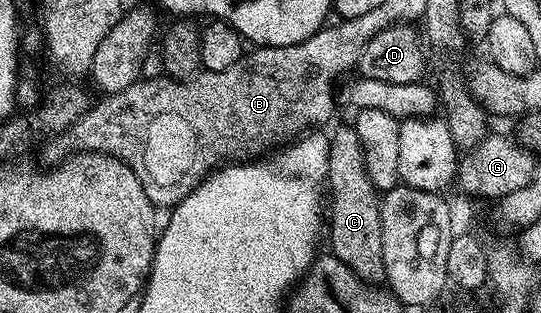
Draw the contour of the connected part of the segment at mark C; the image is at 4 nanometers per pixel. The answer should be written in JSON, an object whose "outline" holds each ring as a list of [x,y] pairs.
{"outline":[[[353,124],[338,125],[329,136],[326,157],[326,180],[334,188],[334,199],[328,203],[329,252],[348,263],[364,281],[378,283],[385,278],[382,207],[379,190],[375,189],[364,161],[364,147]]]}

